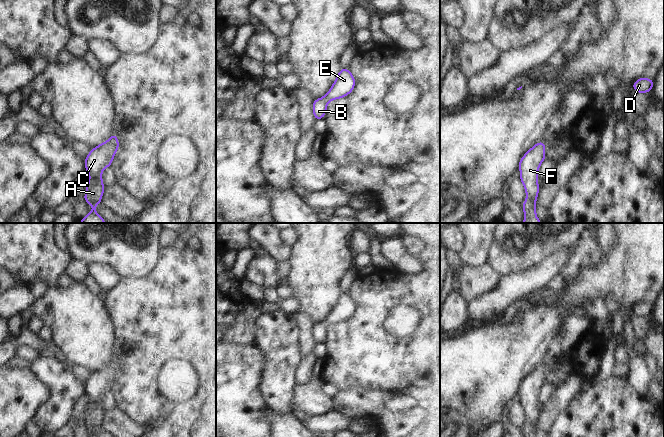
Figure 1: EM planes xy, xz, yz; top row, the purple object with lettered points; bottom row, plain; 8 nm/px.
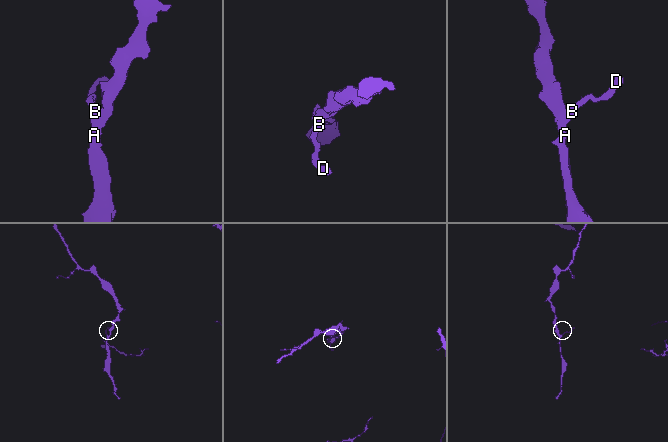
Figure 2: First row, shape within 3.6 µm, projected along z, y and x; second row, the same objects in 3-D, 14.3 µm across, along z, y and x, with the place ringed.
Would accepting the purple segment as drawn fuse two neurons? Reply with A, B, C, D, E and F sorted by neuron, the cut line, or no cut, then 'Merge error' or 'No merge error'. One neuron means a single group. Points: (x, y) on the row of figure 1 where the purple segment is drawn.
Groups: A B C D E F. No split. No merge error

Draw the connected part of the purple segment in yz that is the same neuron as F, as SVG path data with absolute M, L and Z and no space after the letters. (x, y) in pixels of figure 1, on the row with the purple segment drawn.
M539 141L520 159L518 169L521 172L521 180L525 192L526 200L521 205L524 211L523 223L542 223L536 215L536 200L540 190L537 182L538 170L545 158L546 146Z

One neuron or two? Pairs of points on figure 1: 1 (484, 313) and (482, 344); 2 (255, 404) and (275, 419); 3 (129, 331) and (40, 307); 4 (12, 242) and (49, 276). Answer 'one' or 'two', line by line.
1: two
2: two
3: two
4: one

